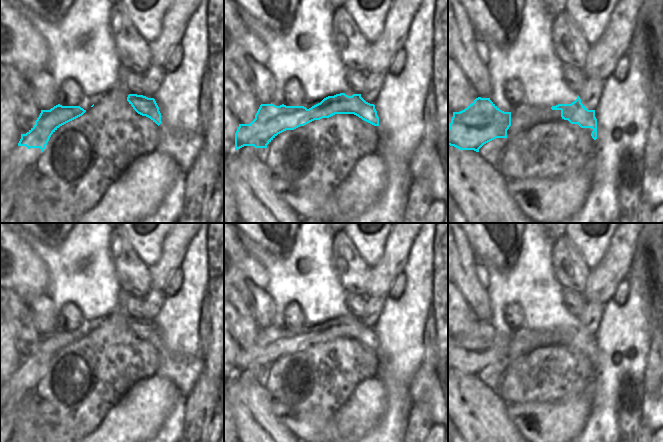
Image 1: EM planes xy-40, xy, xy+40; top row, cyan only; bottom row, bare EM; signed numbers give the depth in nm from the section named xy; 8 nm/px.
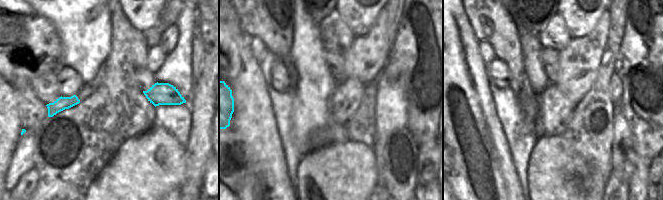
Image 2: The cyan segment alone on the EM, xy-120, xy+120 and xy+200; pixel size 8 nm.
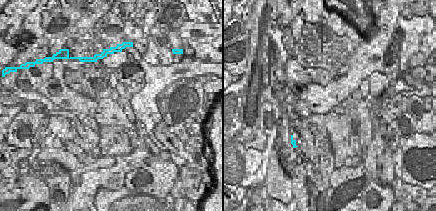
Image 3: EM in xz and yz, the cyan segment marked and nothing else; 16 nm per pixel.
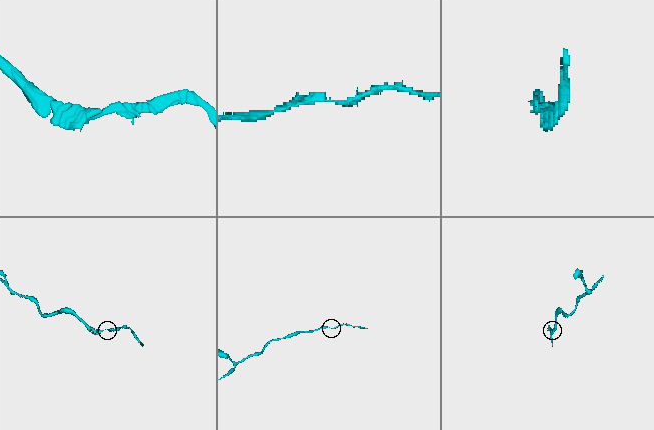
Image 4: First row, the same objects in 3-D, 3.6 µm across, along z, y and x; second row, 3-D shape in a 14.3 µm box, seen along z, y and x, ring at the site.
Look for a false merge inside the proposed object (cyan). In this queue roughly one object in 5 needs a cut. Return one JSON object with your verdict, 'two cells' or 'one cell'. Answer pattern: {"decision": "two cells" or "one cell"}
{"decision": "one cell"}

